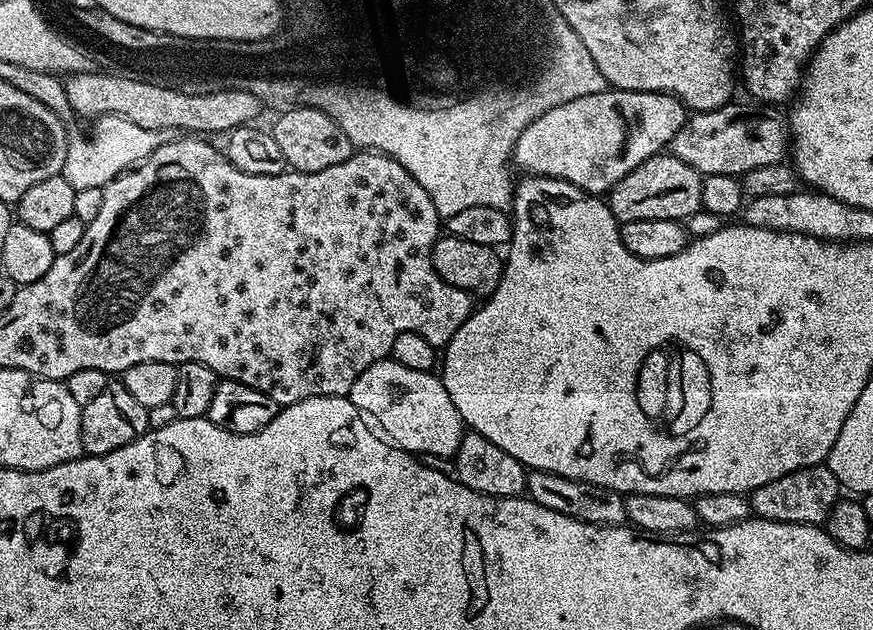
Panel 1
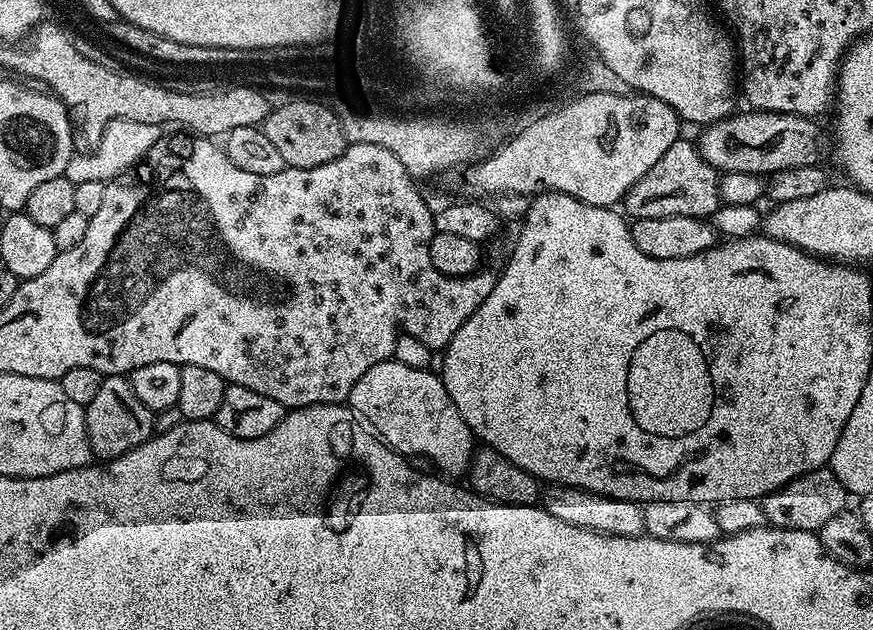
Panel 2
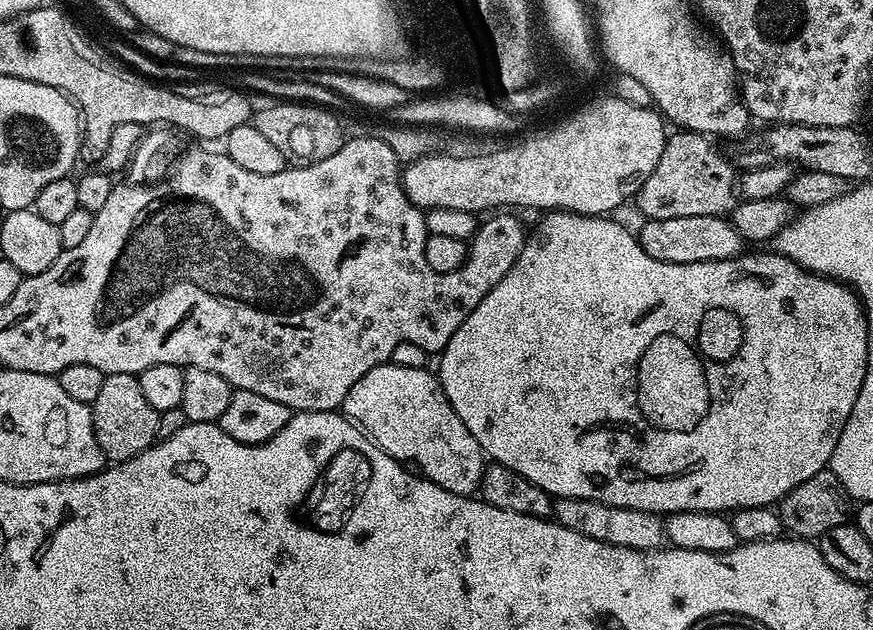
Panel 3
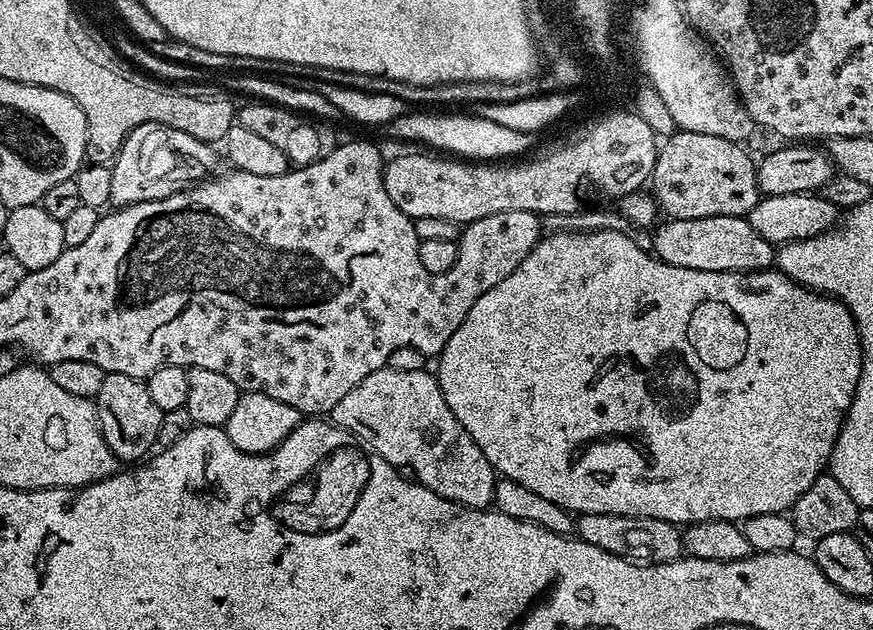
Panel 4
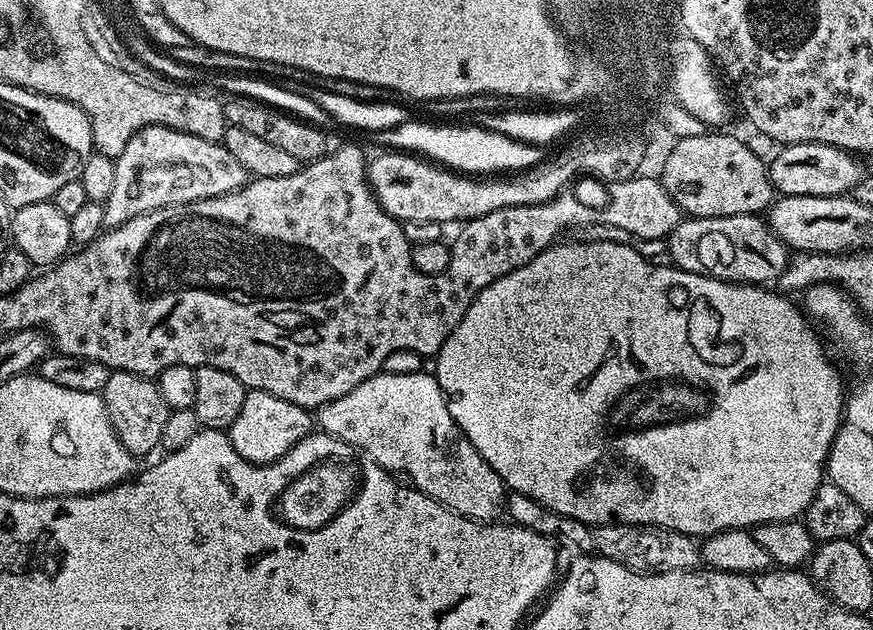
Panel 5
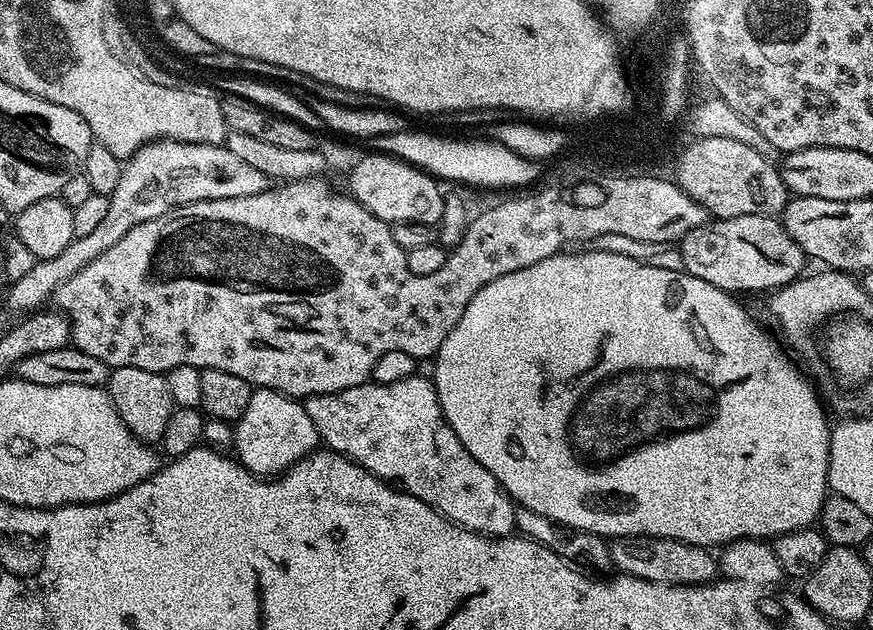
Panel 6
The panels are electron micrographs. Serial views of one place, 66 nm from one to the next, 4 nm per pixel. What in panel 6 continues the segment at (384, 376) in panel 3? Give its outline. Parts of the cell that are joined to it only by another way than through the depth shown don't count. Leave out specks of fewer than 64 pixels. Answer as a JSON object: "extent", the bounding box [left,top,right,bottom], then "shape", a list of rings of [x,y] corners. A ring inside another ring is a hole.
{"extent":[303,375,517,536],"shape":[[[414,375],[402,378],[402,382],[369,382],[350,386],[350,390],[338,390],[338,394],[310,396],[303,401],[303,405],[321,441],[331,451],[361,464],[379,480],[395,482],[403,491],[426,502],[459,528],[478,532],[481,536],[510,536],[516,532],[517,505],[501,488],[494,474],[490,474],[490,470],[486,470],[486,466],[482,466],[482,462],[478,462],[478,458],[474,458],[474,454],[462,446],[458,434],[454,434],[442,414],[436,386],[429,377]]]}

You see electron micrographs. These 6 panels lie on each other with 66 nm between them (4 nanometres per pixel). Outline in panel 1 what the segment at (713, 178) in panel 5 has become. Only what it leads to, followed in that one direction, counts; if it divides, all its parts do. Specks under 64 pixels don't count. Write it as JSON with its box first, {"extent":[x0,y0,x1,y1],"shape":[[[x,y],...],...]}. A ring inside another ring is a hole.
{"extent":[606,150,702,224],"shape":[[[665,150],[658,156],[646,158],[626,178],[612,187],[607,193],[606,203],[612,211],[613,221],[625,224],[638,222],[642,218],[666,218],[683,222],[686,217],[701,211],[702,177],[694,170],[694,166],[686,166],[682,158]]]}

